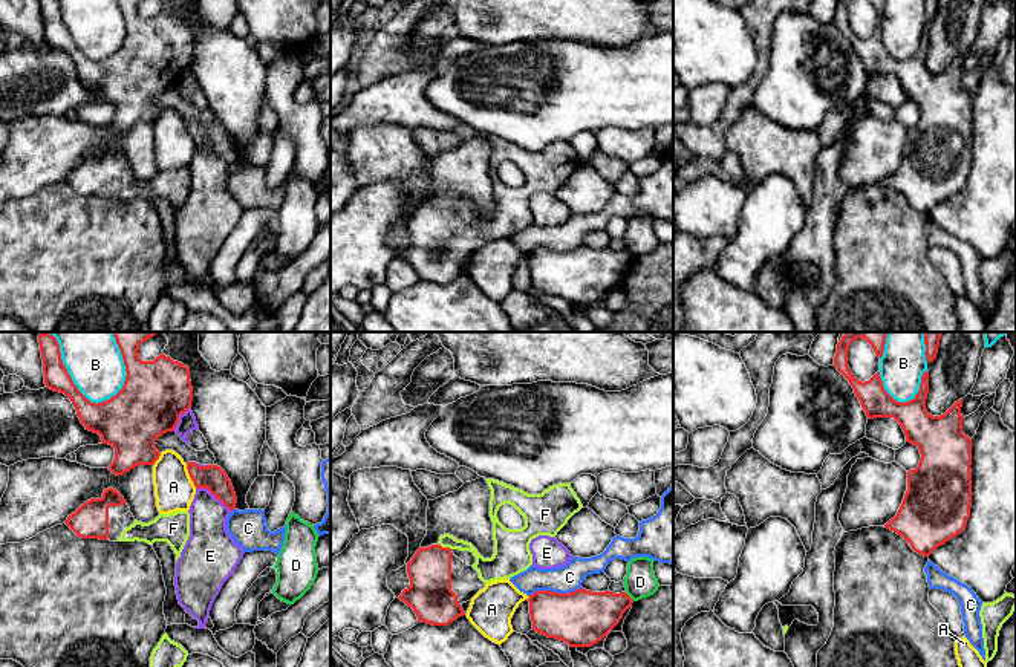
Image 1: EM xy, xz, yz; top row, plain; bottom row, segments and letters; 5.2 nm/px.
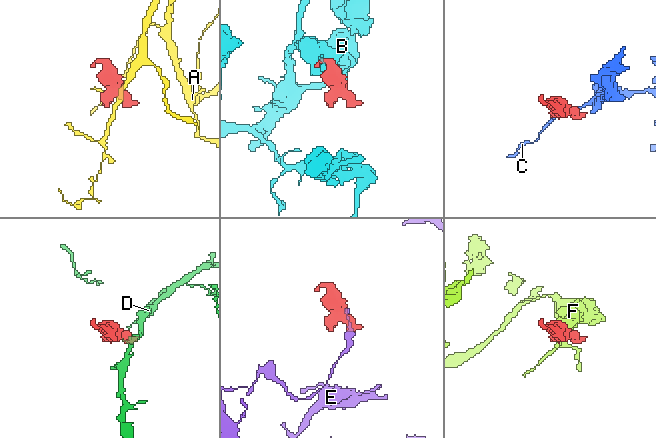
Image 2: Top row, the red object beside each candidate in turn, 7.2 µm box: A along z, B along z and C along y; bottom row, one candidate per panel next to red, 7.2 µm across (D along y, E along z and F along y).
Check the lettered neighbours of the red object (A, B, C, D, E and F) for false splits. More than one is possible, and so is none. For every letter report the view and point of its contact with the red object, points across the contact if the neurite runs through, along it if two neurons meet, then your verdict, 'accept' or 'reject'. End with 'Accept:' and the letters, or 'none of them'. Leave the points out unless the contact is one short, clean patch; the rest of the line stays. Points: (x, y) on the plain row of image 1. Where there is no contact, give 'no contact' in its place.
A: meets red in xy at (190, 133); reject
B: meets red in xy at (77, 46); reject
C: meets red in xz at (554, 250); border along xz (580, 244), (568, 250), (534, 248), (528, 253); reject
D: meets red in xz at (628, 253); reject
E: meets red in xy at (214, 152); reject
F: meets red in xz at (446, 205); runs through xz (430, 250), (430, 224), (446, 205), (468, 204), (487, 225); accept
Accept: F

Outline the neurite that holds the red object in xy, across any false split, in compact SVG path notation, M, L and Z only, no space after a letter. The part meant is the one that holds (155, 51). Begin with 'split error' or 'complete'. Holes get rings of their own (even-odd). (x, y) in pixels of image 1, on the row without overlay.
complete | M40 0L44 41L54 49L64 50L73 61L77 72L86 87L98 90L103 101L115 106L115 116L109 127L122 133L138 122L155 122L161 110L155 98L167 89L174 89L179 73L191 64L193 44L190 26L161 11L153 18L142 18L138 12L142 0L116 0L125 23L122 46L107 58L90 60L73 41L61 17L58 0Z

